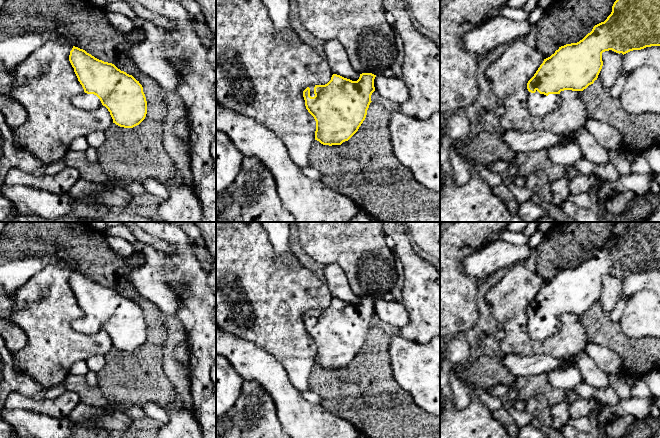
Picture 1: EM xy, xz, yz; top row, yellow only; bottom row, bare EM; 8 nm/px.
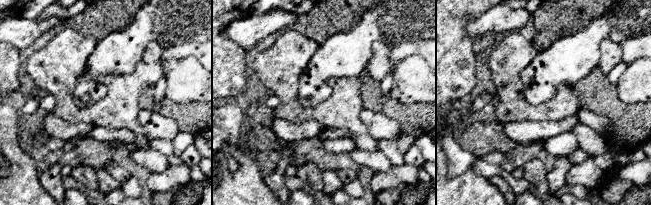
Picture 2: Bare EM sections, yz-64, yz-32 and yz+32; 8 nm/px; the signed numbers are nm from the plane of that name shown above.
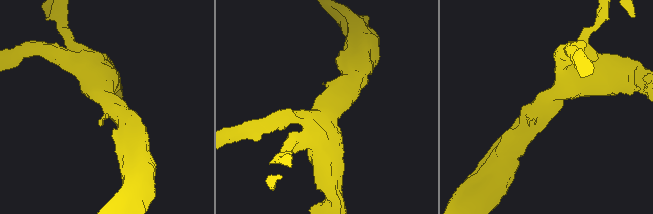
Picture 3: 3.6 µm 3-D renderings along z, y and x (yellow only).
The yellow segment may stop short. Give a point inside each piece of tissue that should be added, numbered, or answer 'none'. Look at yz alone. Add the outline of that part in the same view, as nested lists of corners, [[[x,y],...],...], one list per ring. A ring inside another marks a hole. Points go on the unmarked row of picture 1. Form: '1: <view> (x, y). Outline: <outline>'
1: yz (538, 328). Outline: [[[527,313],[527,331],[533,340],[542,341],[555,334],[560,329],[559,318],[540,318],[537,314],[531,317]]]

